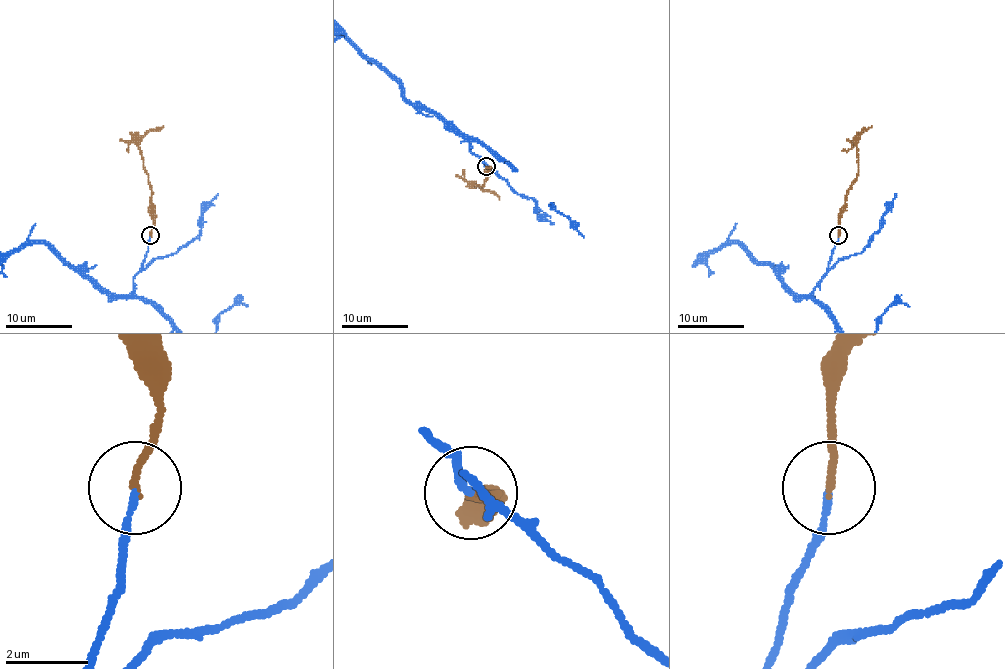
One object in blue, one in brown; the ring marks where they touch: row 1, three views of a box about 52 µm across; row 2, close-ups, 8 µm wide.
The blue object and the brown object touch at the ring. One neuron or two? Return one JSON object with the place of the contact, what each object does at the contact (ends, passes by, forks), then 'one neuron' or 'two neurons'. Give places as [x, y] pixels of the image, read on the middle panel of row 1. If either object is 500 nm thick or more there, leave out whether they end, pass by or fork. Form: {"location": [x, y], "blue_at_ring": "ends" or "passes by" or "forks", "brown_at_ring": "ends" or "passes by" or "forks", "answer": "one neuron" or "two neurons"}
{"location": [486, 166], "blue_at_ring": "ends", "brown_at_ring": "ends", "answer": "one neuron"}

